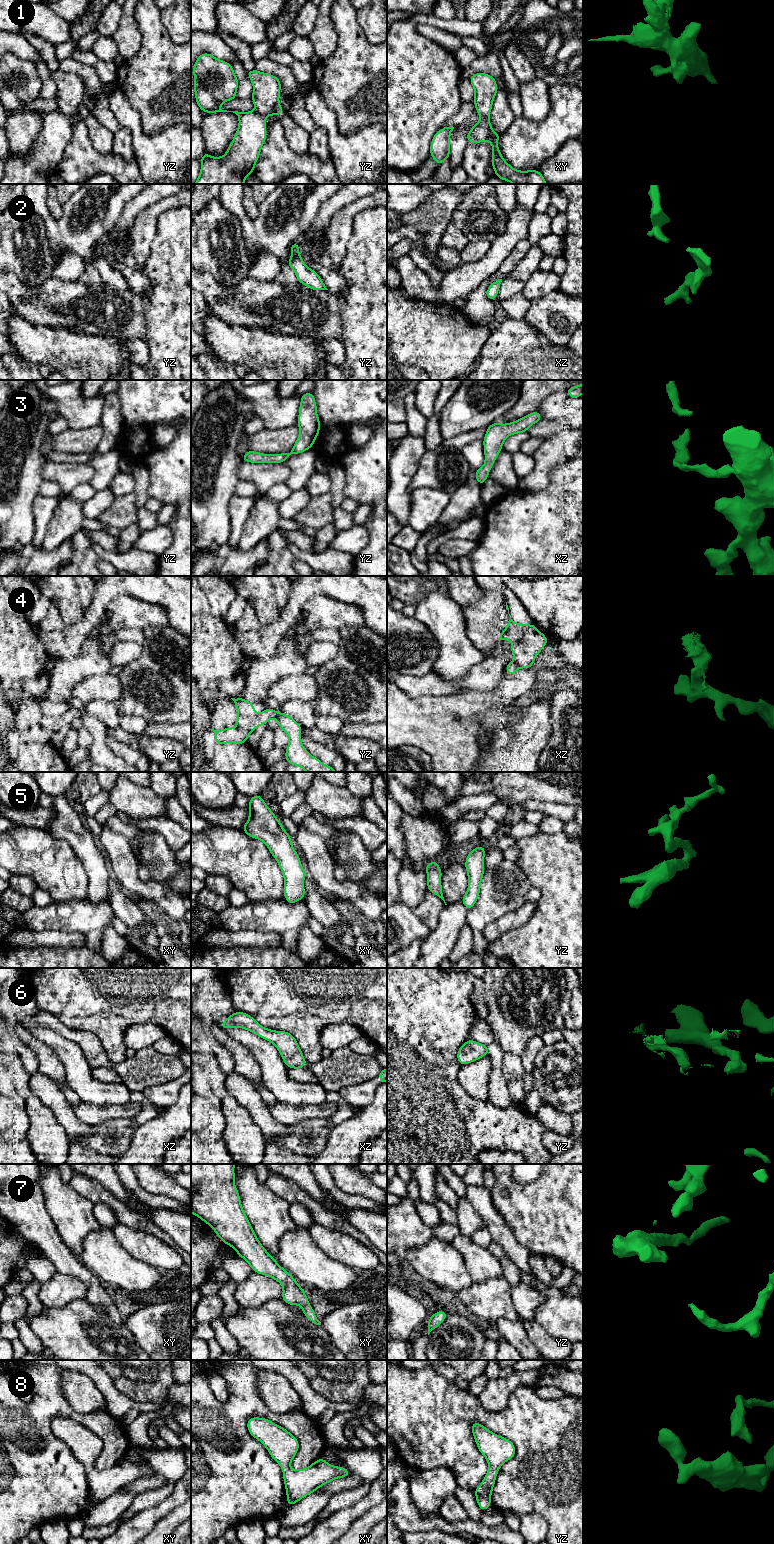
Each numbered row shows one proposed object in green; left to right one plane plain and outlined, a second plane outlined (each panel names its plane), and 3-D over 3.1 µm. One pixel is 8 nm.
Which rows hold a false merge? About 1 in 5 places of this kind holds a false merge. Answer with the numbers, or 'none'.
4, 6

